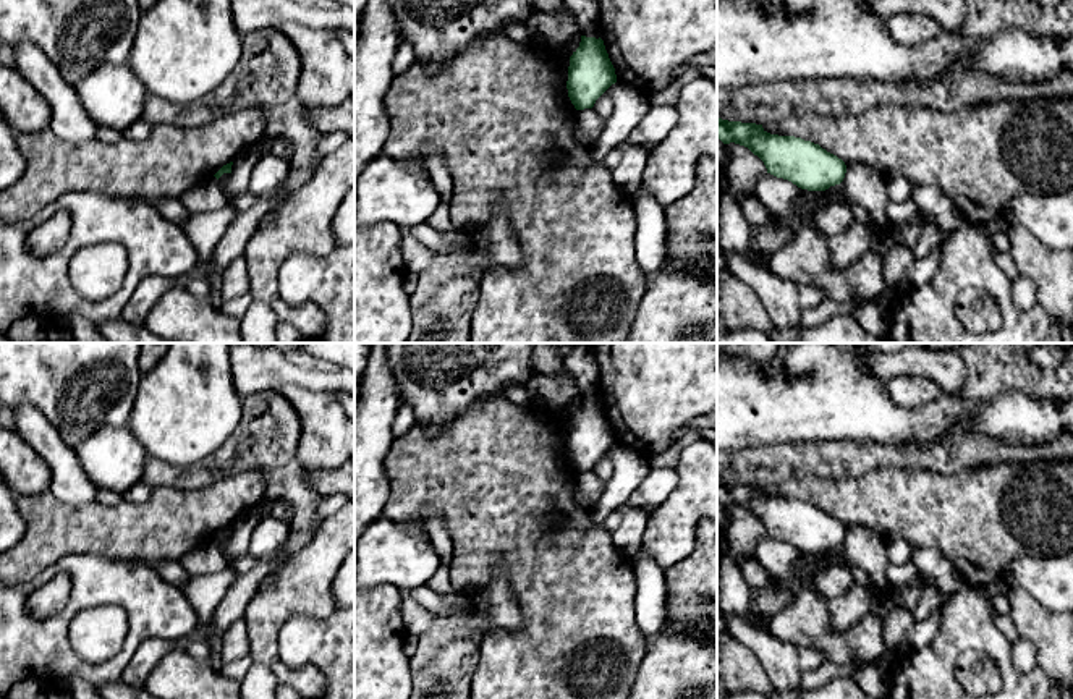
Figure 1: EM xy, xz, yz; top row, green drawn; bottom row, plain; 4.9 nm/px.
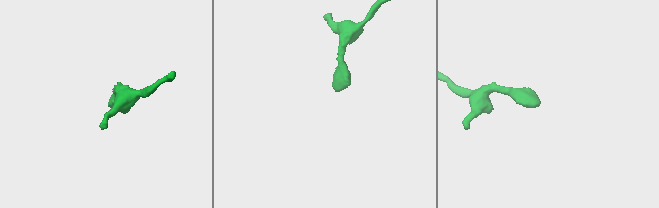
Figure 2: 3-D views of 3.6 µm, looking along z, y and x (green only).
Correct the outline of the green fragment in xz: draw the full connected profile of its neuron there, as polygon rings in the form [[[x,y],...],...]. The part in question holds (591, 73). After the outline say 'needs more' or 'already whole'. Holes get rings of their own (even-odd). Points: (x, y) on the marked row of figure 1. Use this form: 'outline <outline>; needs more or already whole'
outline [[[581,36],[579,47],[570,57],[566,81],[568,97],[575,108],[592,108],[596,100],[615,83],[615,68],[604,40]]]; already whole

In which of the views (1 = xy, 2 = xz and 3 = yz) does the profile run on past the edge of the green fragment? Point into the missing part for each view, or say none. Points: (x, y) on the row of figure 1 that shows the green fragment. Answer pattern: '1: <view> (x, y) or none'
1: none
2: none
3: none

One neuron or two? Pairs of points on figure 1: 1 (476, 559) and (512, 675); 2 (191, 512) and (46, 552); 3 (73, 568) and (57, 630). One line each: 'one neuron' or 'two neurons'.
1: one neuron
2: one neuron
3: one neuron

